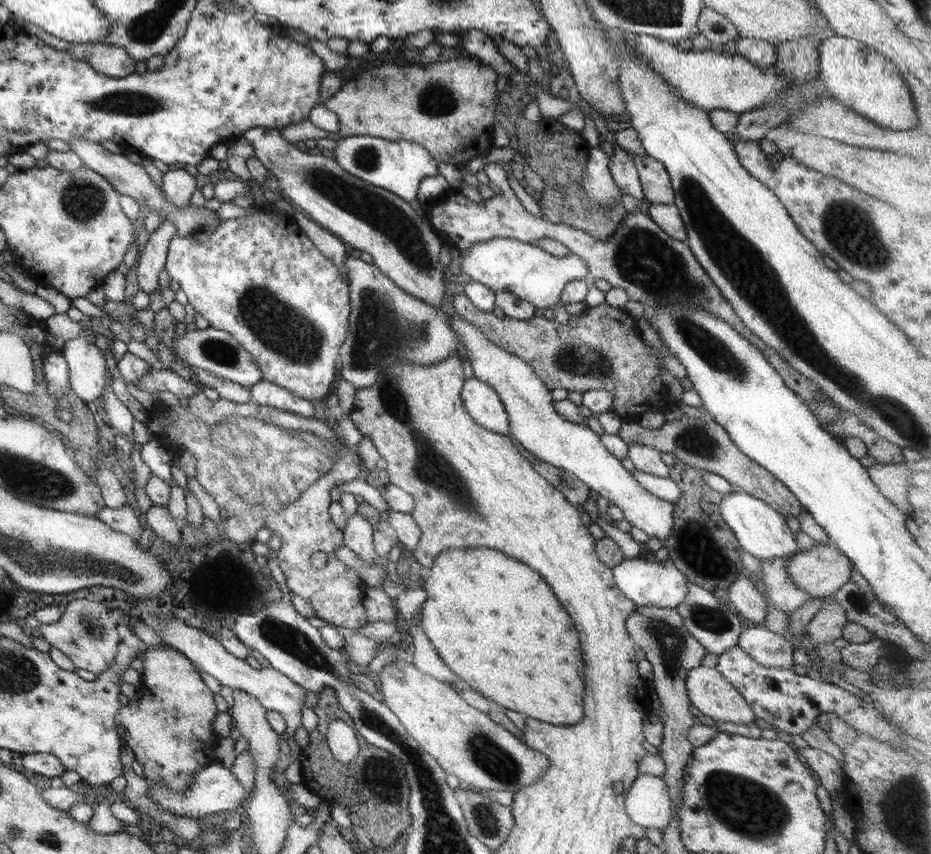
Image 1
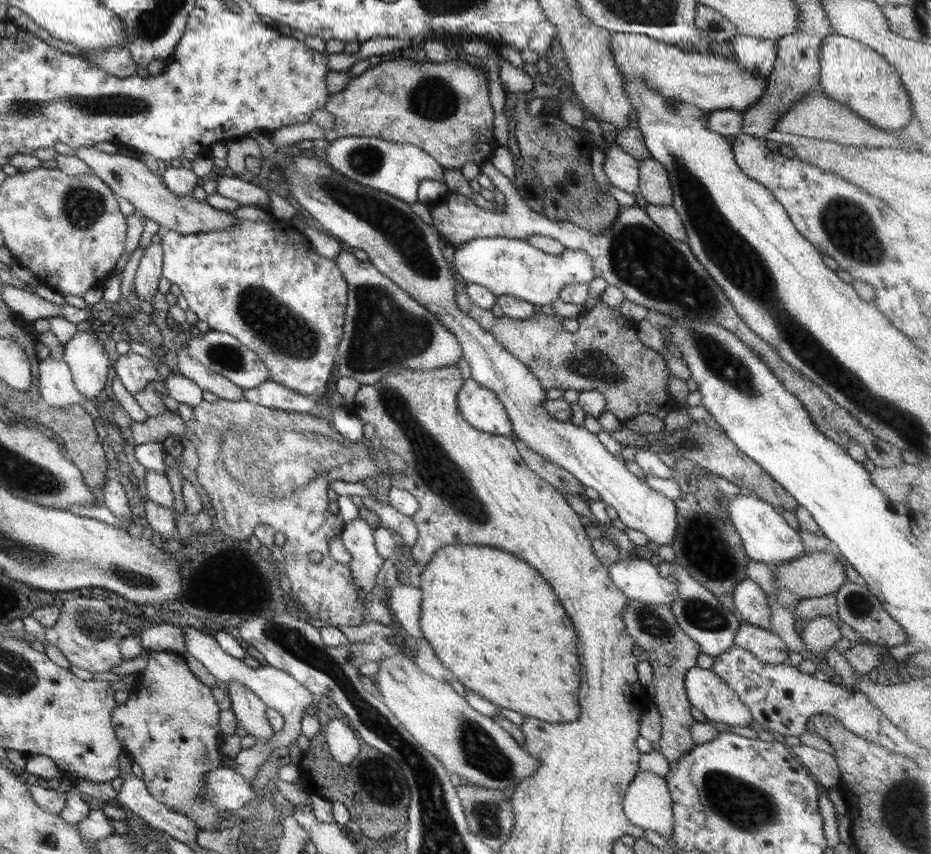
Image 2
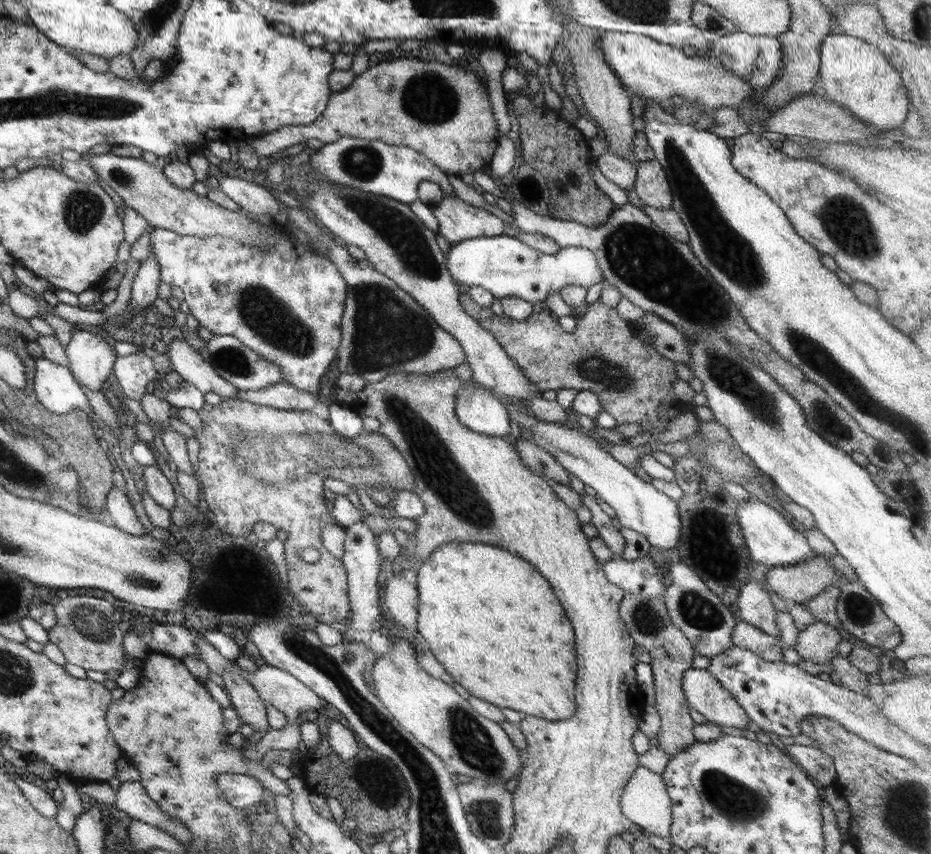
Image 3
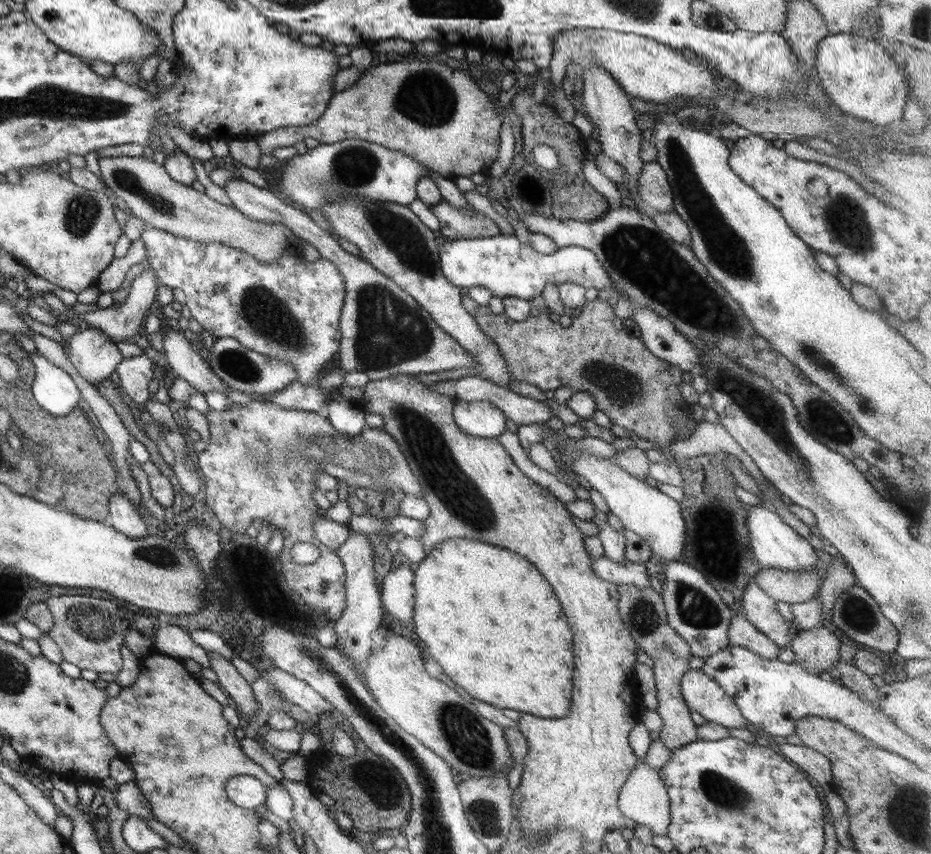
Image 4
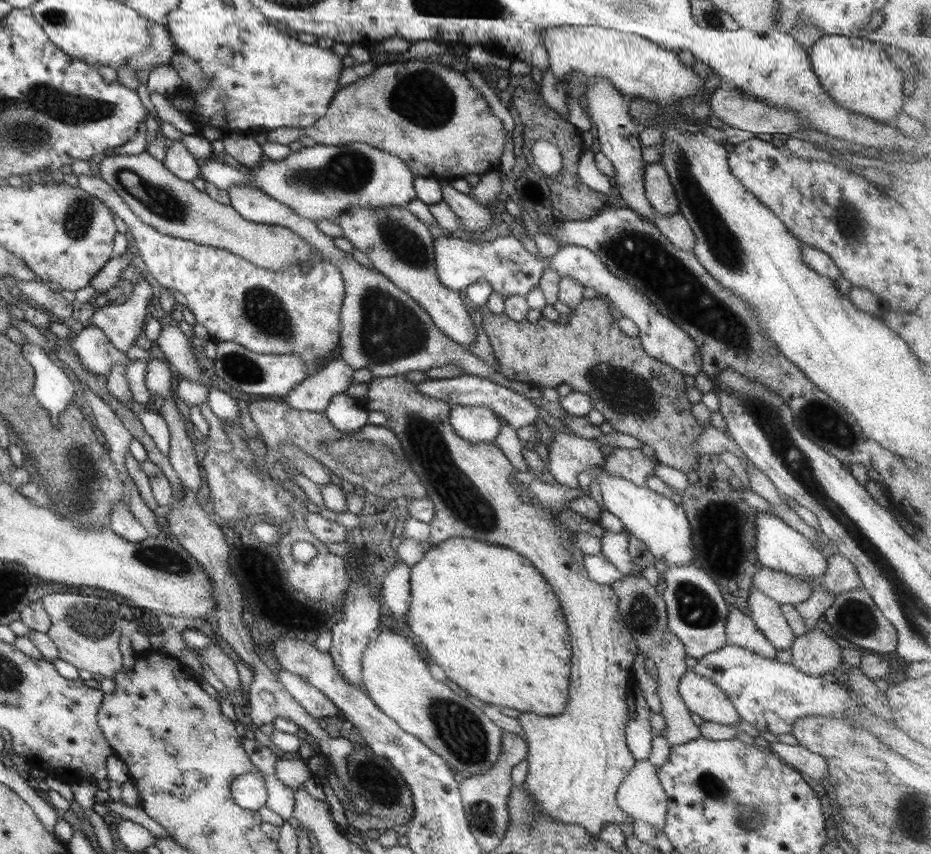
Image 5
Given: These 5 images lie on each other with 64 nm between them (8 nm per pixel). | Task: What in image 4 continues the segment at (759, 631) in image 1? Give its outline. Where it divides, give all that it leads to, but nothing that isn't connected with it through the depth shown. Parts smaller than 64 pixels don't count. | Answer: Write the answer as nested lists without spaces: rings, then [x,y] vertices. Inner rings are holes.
[[[734,614],[730,618],[727,642],[729,645],[749,649],[757,656],[767,660],[775,660],[780,649],[739,614]]]

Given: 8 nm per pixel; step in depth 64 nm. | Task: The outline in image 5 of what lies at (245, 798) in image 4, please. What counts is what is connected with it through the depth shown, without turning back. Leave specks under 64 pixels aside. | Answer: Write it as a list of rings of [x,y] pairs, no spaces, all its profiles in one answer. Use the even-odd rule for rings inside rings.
[[[245,772],[231,781],[231,798],[241,808],[257,811],[266,801],[266,786],[262,776],[256,772]]]

